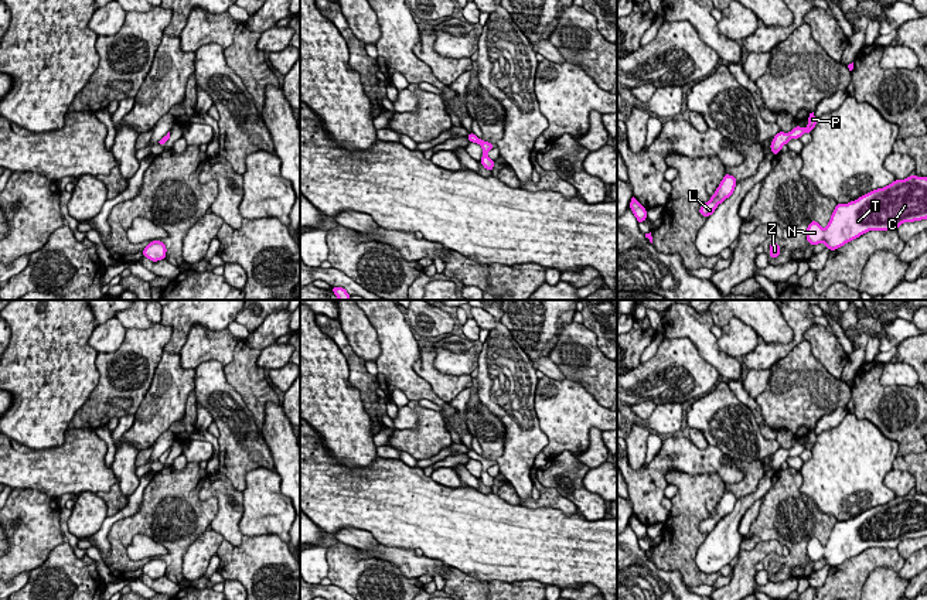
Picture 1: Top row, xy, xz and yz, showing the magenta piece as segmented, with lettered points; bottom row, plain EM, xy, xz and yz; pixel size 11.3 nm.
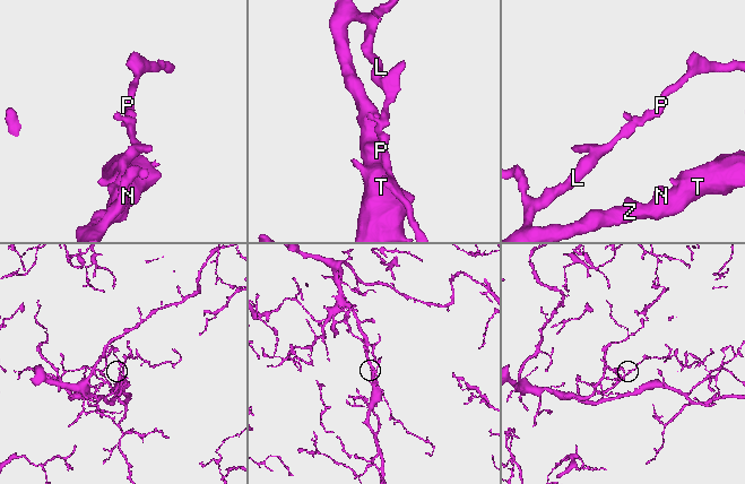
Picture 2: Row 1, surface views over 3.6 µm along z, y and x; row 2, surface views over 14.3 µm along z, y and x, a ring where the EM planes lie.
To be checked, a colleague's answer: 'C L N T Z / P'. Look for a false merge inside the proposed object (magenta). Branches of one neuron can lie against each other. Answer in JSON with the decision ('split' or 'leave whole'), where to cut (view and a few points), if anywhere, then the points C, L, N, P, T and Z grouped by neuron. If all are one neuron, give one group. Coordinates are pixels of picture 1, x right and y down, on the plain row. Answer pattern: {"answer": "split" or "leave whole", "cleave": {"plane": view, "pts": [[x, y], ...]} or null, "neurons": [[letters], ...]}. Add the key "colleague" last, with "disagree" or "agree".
{"answer": "leave whole", "cleave": null, "neurons": [["C", "L", "N", "P", "T", "Z"]], "colleague": "disagree"}

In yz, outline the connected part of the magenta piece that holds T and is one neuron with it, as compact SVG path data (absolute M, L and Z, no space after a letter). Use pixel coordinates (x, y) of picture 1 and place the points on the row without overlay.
M911 491L904 497L896 497L887 504L873 507L848 521L836 521L825 546L817 538L807 545L810 562L825 560L835 567L869 548L897 548L904 539L927 536L927 494Z

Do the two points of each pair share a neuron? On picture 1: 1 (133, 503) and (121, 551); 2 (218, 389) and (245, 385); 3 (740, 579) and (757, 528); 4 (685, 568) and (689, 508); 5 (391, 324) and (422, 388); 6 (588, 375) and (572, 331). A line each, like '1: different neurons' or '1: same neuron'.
1: different neurons
2: different neurons
3: different neurons
4: same neuron
5: same neuron
6: same neuron

